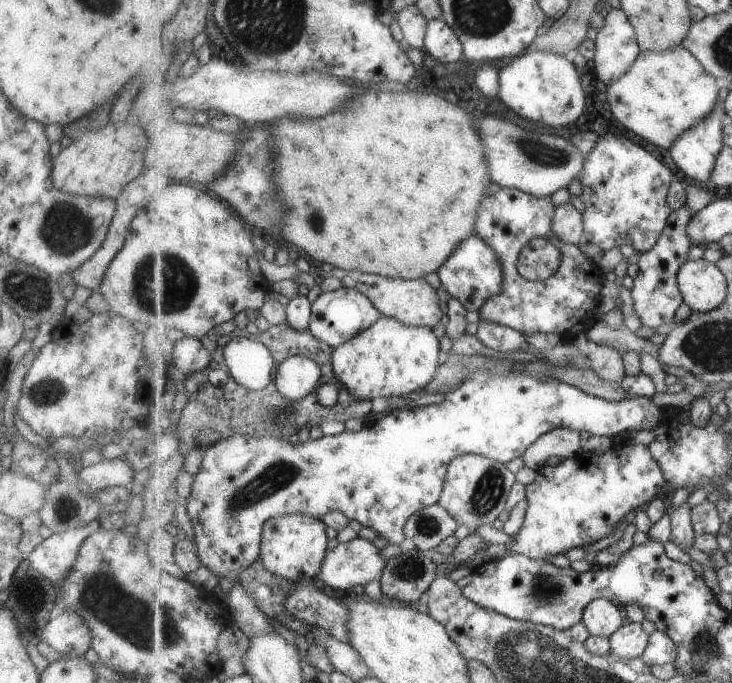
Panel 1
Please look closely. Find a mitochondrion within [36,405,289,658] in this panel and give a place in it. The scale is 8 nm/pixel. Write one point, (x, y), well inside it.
(101, 595)

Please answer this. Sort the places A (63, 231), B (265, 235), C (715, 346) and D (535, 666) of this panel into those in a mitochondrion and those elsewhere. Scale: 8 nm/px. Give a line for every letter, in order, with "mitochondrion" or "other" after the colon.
A: mitochondrion
B: other
C: mitochondrion
D: mitochondrion

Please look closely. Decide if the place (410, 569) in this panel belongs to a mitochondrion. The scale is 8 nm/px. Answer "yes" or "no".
yes

